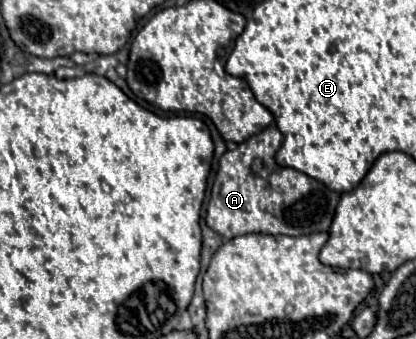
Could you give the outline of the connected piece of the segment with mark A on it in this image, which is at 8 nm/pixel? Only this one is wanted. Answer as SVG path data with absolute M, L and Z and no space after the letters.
M269 125L221 157L207 205L207 225L213 231L225 239L249 233L297 237L329 231L341 195L297 169L281 167L275 161L281 143L283 135L277 125Z

